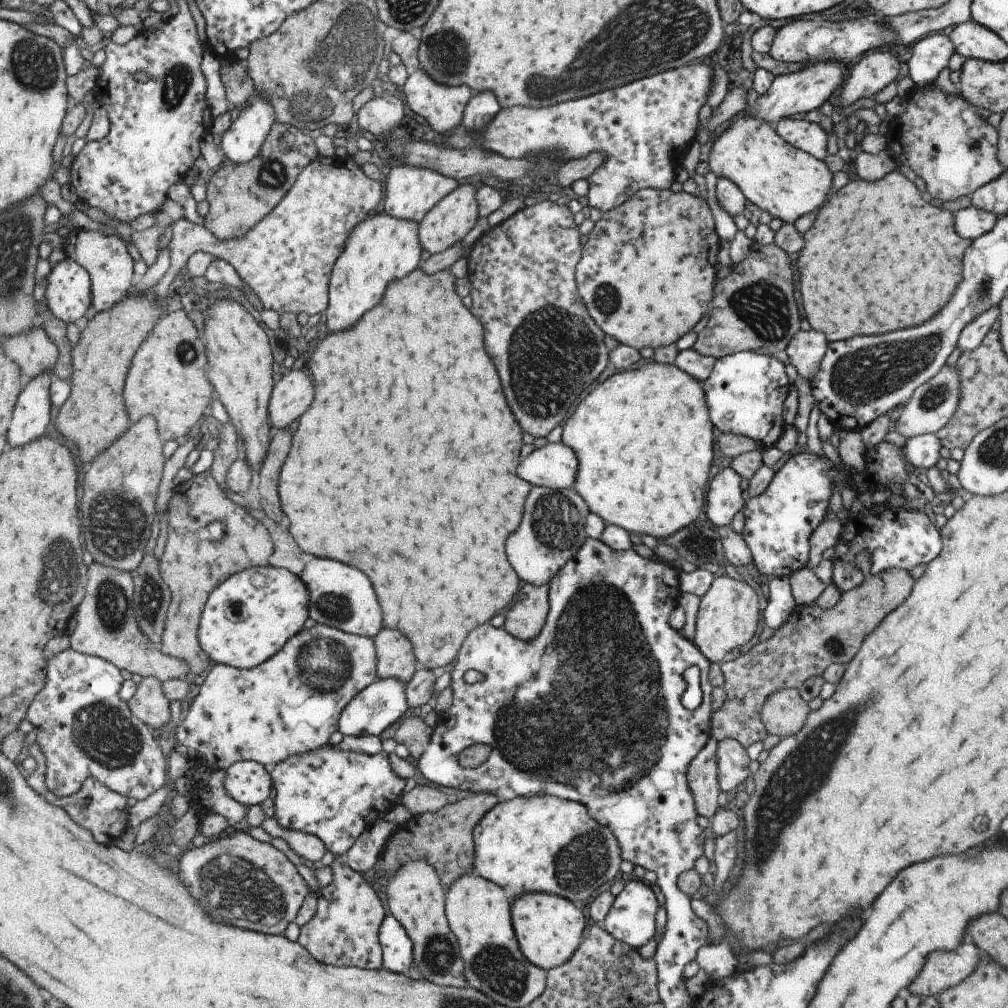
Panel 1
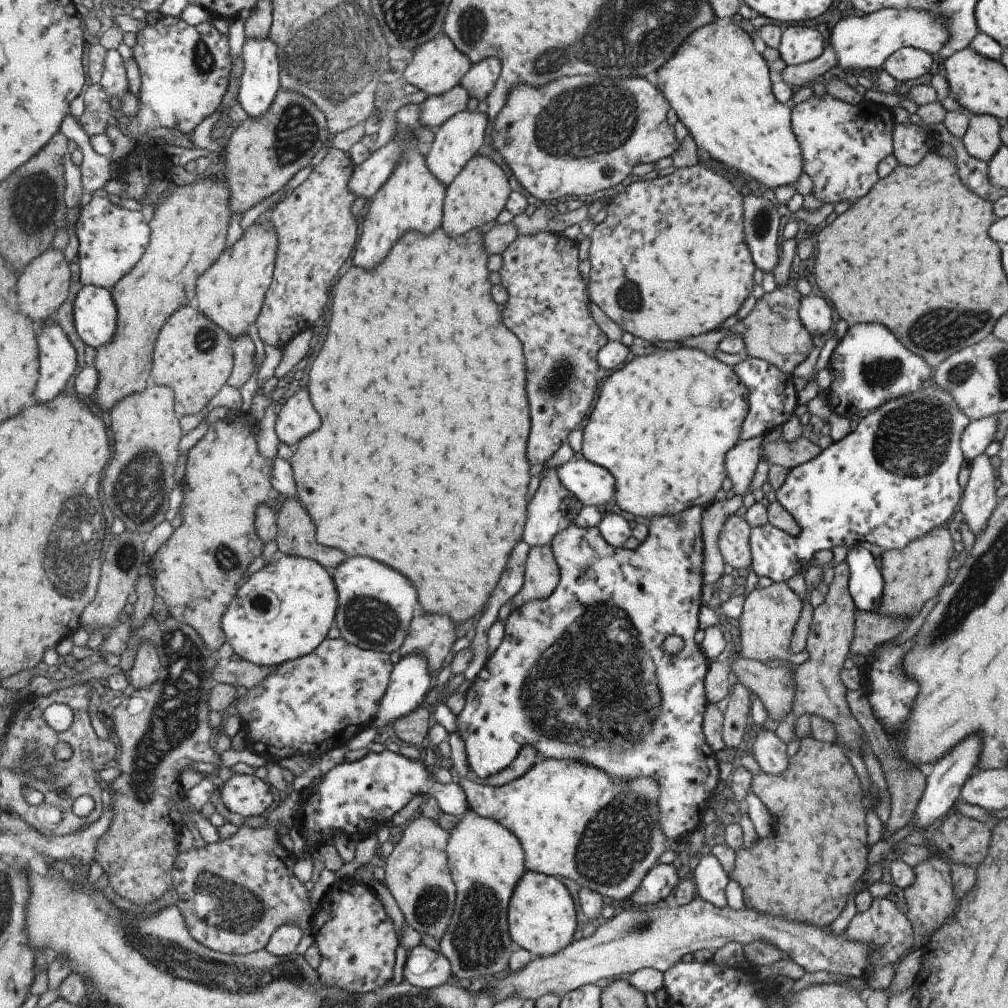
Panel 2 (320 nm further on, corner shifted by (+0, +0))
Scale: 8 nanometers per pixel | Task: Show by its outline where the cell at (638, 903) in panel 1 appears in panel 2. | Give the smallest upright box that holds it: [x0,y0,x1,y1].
[630,863,682,905]

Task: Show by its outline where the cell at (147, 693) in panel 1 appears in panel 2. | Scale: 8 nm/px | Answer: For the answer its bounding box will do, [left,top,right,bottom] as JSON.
[129,639,162,689]

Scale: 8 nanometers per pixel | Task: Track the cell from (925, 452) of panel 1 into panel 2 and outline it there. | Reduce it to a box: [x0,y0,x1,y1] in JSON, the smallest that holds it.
[960,415,997,460]

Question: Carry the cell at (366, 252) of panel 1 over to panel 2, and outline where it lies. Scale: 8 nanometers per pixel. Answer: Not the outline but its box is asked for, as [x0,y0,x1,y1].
[353,103,446,270]

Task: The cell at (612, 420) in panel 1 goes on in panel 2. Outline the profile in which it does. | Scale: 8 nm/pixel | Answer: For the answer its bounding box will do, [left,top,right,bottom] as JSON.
[580,346,748,519]

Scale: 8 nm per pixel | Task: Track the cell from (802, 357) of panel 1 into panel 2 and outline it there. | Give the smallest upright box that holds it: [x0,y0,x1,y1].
[798,294,831,336]

